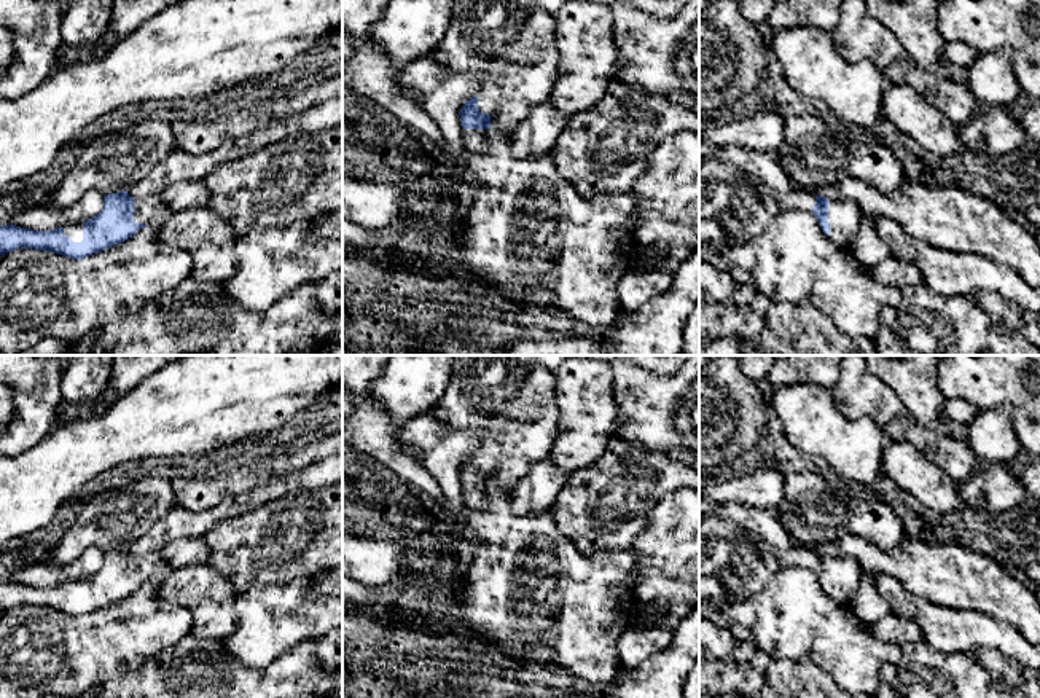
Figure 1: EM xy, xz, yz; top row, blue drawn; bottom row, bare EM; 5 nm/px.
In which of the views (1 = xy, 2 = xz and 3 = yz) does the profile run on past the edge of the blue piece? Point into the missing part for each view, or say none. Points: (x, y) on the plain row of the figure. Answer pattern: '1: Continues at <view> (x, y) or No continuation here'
1: Continues at xy (152, 568)
2: Continues at xz (508, 402)
3: Continues at yz (735, 563)

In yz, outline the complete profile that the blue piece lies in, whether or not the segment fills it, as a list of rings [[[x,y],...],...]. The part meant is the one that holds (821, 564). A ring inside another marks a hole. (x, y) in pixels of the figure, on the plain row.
[[[715,513],[699,518],[699,618],[710,620],[720,609],[728,609],[760,593],[766,583],[785,567],[812,569],[823,588],[839,606],[849,607],[860,583],[860,567],[849,556],[828,556],[807,547],[788,550],[772,547],[758,534],[737,526]]]

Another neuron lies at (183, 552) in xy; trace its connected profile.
[[[183,537],[169,542],[162,550],[161,556],[167,566],[175,571],[191,564],[207,563],[209,547],[204,537]]]

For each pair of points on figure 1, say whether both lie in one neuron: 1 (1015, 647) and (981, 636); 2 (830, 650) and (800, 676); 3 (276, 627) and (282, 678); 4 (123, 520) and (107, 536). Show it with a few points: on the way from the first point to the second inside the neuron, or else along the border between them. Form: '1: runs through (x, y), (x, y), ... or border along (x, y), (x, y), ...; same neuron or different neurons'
1: runs through (1007, 639), (989, 636); same neuron
2: border along (778, 657), (790, 660), (811, 658), (835, 681); different neurons
3: border along (312, 639), (303, 639), (266, 666), (242, 665); different neurons
4: runs through (120, 523), (110, 533); same neuron

